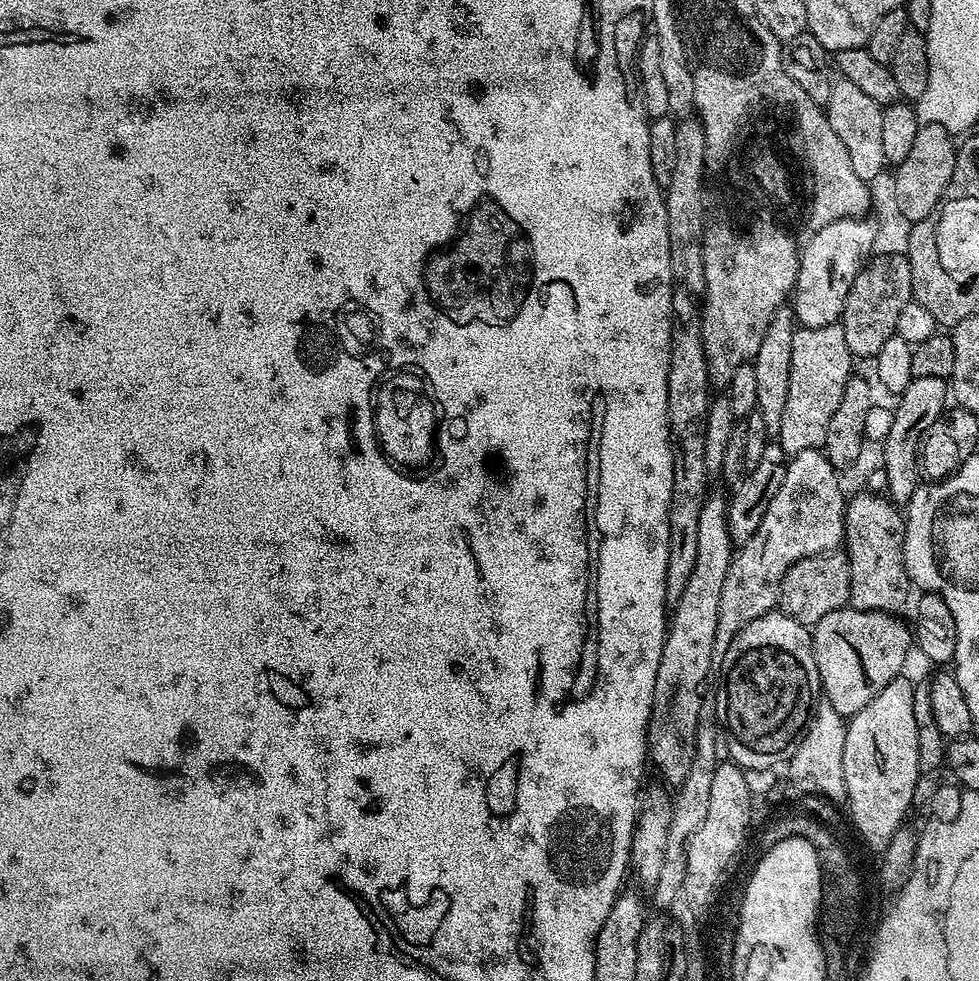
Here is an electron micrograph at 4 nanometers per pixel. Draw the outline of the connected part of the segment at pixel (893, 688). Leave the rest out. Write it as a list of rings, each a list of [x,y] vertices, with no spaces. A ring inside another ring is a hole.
[[[907,675],[895,676],[862,710],[858,710],[847,721],[849,738],[846,743],[845,769],[848,777],[848,787],[851,792],[852,810],[856,823],[874,845],[882,845],[884,841],[891,842],[898,836],[905,823],[904,815],[912,808],[912,799],[916,783],[921,776],[918,766],[918,726],[914,722],[914,694],[916,688],[907,680]]]

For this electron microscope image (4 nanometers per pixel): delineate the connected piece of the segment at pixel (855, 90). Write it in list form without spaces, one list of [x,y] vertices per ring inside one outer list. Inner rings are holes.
[[[836,78],[832,82],[826,111],[830,126],[834,126],[834,134],[838,134],[842,146],[846,146],[846,154],[850,154],[850,166],[854,174],[863,180],[875,182],[880,171],[886,168],[882,154],[882,105],[870,98],[861,87],[854,86],[853,82]]]

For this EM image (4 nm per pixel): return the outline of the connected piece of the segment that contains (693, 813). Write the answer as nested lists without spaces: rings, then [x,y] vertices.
[[[701,722],[696,731],[696,757],[686,774],[686,778],[678,786],[680,792],[676,796],[676,801],[671,801],[670,807],[672,817],[670,818],[670,830],[666,834],[666,858],[662,858],[662,871],[658,873],[658,882],[650,889],[650,900],[665,910],[671,909],[675,899],[679,896],[679,891],[688,874],[686,870],[686,850],[690,838],[706,822],[706,810],[708,809],[708,781],[710,779],[710,729],[708,724]]]

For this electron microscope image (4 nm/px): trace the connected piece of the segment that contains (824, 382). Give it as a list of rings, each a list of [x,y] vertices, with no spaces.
[[[839,322],[817,328],[797,327],[794,346],[790,350],[790,391],[786,394],[786,410],[778,433],[780,449],[795,454],[811,448],[823,449],[830,418],[842,402],[842,390],[854,375],[854,357]]]

